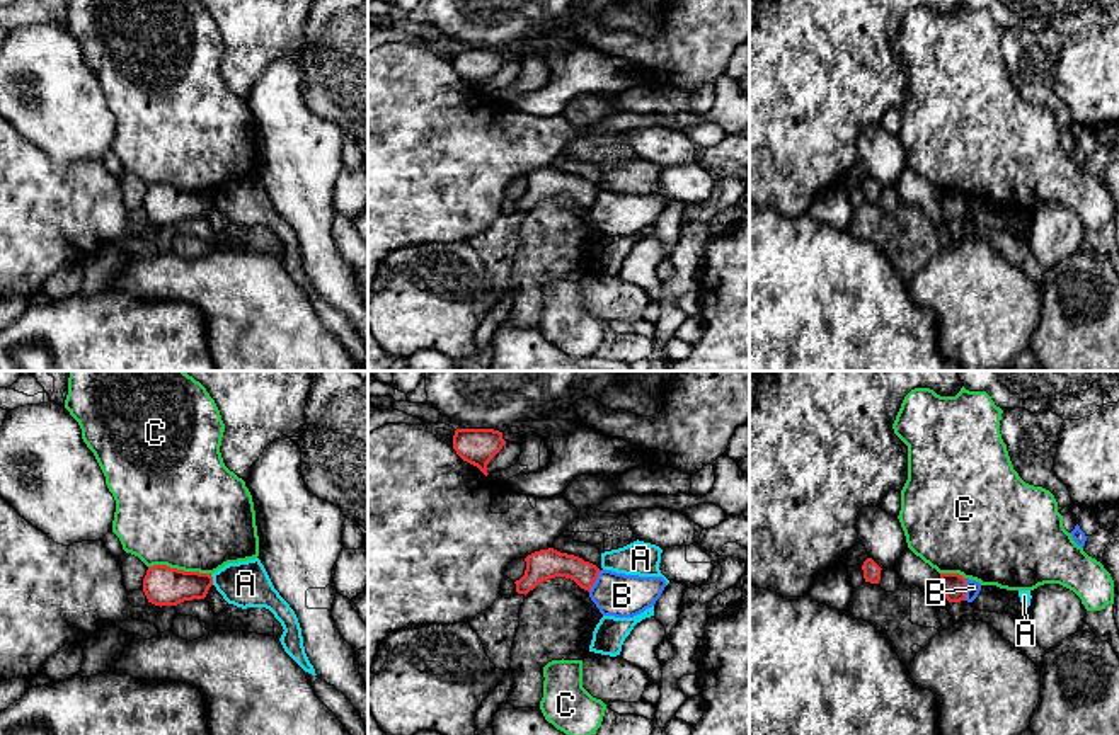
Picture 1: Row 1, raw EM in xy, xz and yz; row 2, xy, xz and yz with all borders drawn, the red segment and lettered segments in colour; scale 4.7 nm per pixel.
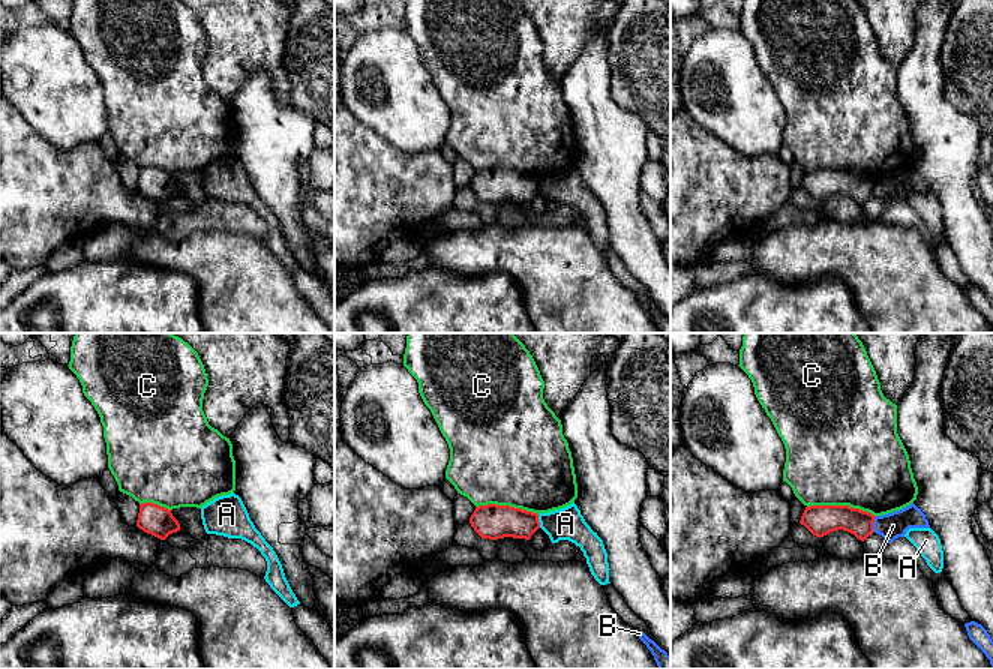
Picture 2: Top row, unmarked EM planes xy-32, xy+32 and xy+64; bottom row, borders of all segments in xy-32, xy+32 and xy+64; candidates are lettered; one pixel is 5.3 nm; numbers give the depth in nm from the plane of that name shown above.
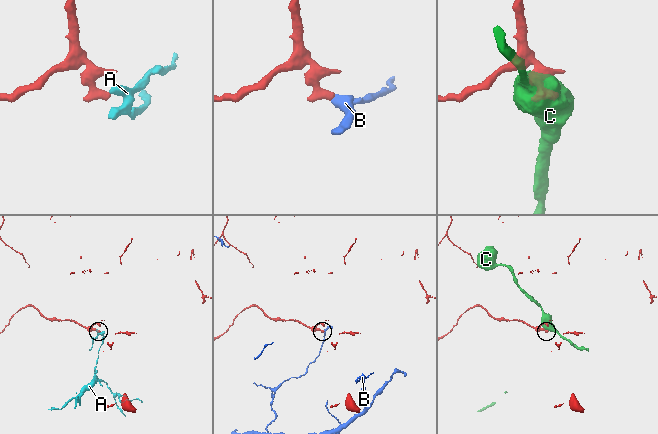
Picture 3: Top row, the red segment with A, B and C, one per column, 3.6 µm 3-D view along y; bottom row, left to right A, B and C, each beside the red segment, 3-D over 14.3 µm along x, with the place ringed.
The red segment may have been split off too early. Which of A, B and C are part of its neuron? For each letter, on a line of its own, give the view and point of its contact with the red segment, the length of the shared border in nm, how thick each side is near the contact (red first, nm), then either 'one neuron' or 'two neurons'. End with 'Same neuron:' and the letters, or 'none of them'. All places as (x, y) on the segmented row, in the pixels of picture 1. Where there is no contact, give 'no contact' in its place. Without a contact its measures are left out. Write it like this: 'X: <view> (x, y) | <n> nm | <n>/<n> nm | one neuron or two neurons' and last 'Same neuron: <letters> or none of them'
A: xy (212, 581) | 50 nm | 190/220 nm | two neurons
B: xz (595, 581) | 120 nm | 140/200 nm | two neurons
C: xy (181, 570) | 300 nm | 190/500 nm | two neurons
Same neuron: none of them

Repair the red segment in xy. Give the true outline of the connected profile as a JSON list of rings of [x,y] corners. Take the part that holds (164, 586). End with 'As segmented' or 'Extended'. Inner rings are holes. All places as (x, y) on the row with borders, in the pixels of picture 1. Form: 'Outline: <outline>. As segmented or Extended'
Outline: [[[167,565],[148,567],[143,578],[143,592],[148,602],[160,607],[204,599],[211,585],[211,573],[184,572]]]. As segmented

